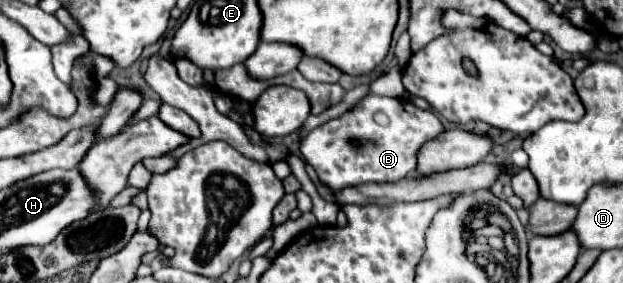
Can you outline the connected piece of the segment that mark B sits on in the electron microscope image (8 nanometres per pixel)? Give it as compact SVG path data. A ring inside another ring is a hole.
M366 95L344 115L312 129L300 141L300 153L332 191L362 183L392 183L416 169L420 147L442 131L444 125L432 111L422 111L406 99Z

